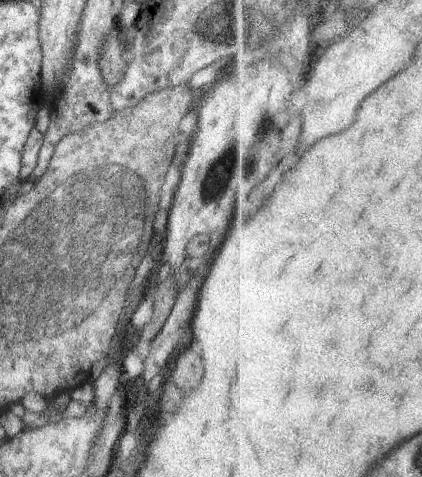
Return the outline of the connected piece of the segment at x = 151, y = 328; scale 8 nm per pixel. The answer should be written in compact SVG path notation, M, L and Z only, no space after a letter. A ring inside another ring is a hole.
M172 273L163 282L158 285L156 292L156 300L154 300L154 314L152 314L152 322L146 324L140 331L142 347L138 350L143 359L149 353L151 340L160 332L163 324L166 322L172 307L174 306L176 296L178 294Z

